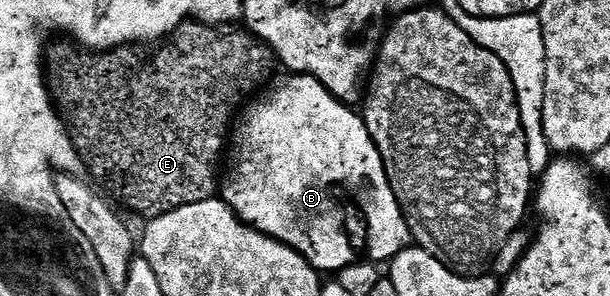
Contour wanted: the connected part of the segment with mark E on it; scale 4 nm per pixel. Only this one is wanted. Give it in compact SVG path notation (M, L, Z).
M186 21L178 26L182 27L176 28L175 31L173 28L169 38L161 45L155 46L158 48L151 55L145 55L138 48L141 46L138 45L112 47L109 49L83 49L81 46L75 45L70 41L52 44L50 52L44 55L44 78L50 89L50 98L55 108L60 112L65 126L68 128L68 134L74 141L74 149L78 153L79 160L84 164L84 167L86 163L87 169L90 170L91 177L89 176L89 178L95 184L103 183L128 210L135 211L138 215L143 215L143 220L146 221L160 217L169 211L180 209L184 205L196 205L200 201L208 201L219 194L220 164L223 162L222 150L225 147L227 150L228 136L231 134L232 124L235 122L239 112L243 110L247 100L255 92L265 88L271 82L269 79L273 77L274 67L276 68L276 56L274 52L245 26L232 23L215 25L212 23L199 23L197 21Z

